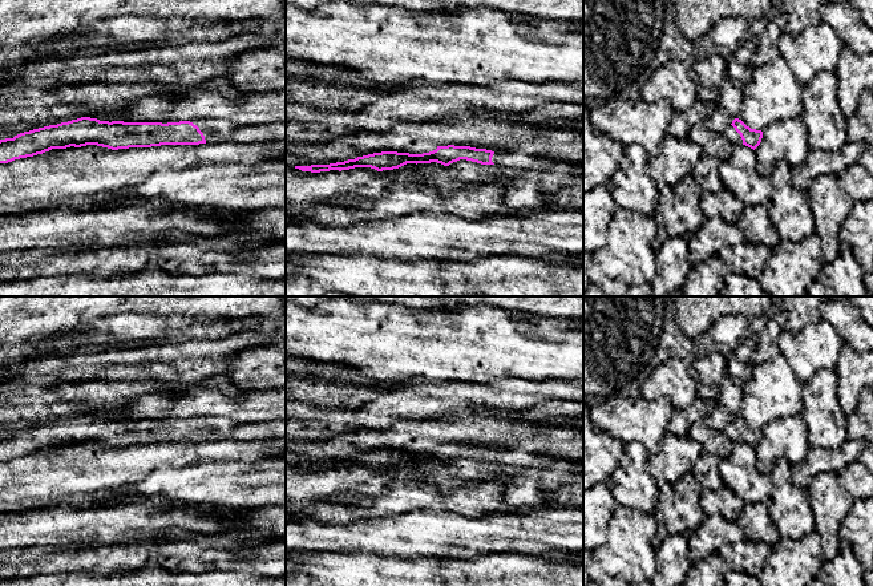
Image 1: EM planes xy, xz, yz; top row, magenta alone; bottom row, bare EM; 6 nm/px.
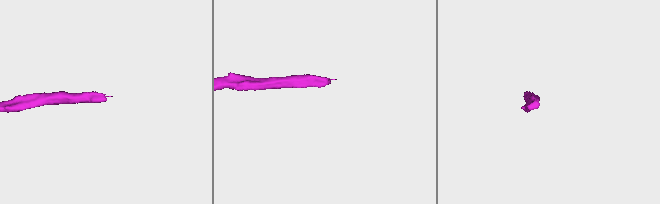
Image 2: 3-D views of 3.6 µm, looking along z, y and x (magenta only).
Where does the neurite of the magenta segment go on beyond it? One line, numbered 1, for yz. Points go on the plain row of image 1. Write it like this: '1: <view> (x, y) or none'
1: yz (730, 429)

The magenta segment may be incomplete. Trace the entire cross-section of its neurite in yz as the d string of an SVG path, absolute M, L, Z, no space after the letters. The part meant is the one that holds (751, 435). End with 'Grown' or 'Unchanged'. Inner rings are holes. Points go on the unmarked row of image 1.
M735 416L723 432L733 442L745 442L753 448L760 442L763 436L761 428L751 427L739 416Z. Grown

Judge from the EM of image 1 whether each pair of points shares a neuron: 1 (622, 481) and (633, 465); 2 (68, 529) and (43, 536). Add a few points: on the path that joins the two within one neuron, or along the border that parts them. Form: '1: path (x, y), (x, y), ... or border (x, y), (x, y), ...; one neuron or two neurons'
1: path (626, 477), (631, 469); one neuron
2: path (61, 529), (49, 529); one neuron

